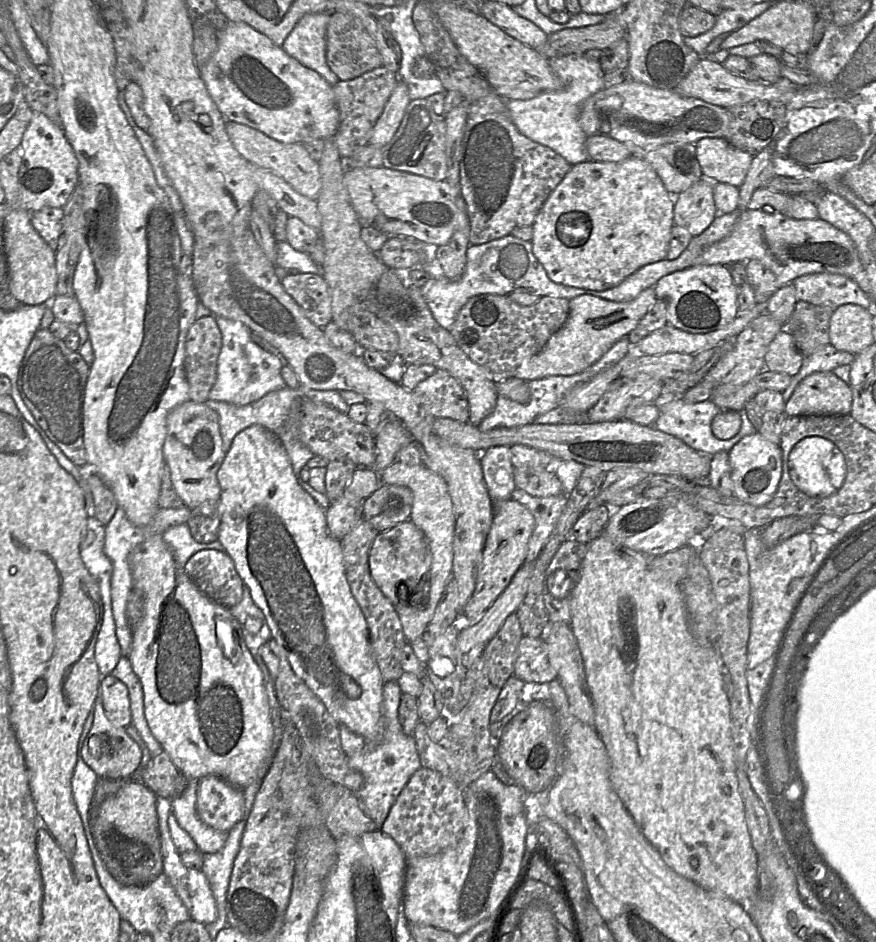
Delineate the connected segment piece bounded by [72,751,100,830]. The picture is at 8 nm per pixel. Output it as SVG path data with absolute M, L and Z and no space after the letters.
M77 751L77 762L72 776L72 795L84 830L90 830L91 802L99 778L84 762L82 752L79 756L79 751Z

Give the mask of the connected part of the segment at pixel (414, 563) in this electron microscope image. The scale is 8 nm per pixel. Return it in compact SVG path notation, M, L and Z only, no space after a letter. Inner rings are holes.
M410 520L377 534L369 552L370 575L394 609L399 604L397 591L398 596L401 597L404 593L404 585L407 586L407 592L414 590L427 573L430 558L429 546L424 533Z

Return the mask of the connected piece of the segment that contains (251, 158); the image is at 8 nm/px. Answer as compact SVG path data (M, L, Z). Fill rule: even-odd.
M233 121L226 122L226 131L234 148L249 162L280 176L298 193L316 200L322 180L318 162L311 158L302 143L283 143L261 131Z

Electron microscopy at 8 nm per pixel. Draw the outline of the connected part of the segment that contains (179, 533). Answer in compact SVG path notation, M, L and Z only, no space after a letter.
M187 524L172 526L162 534L164 542L171 548L176 564L184 568L188 560L202 550L218 550L224 552L224 547L219 541L212 543L196 542Z

